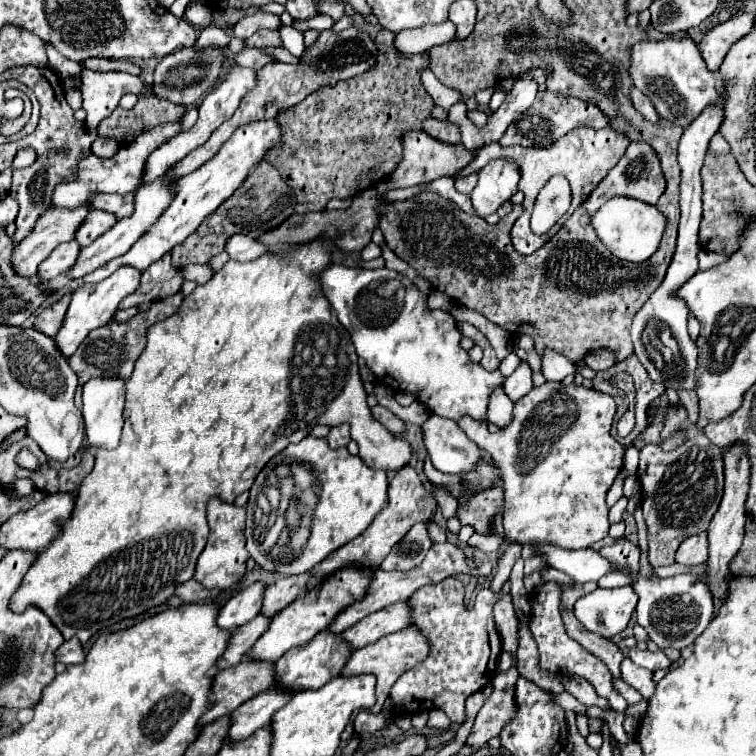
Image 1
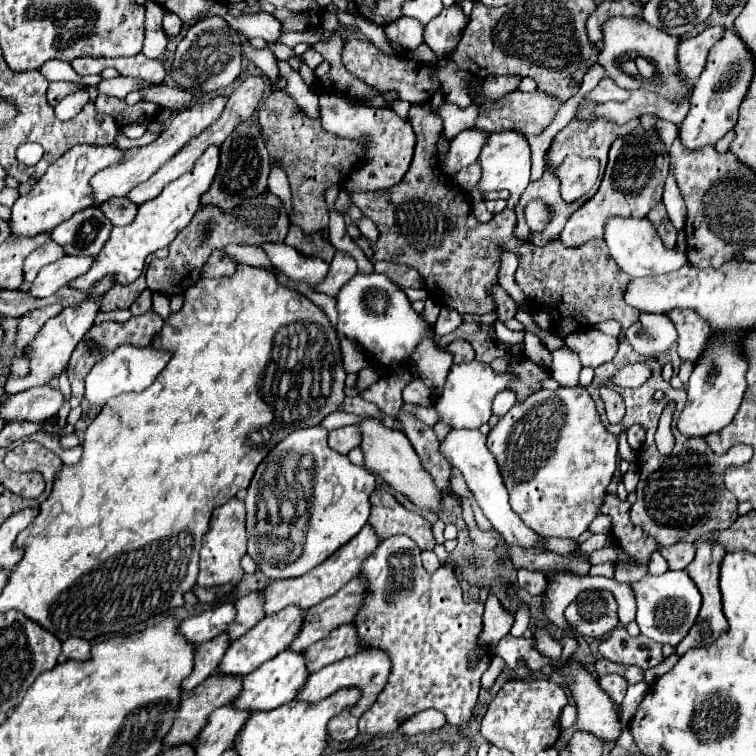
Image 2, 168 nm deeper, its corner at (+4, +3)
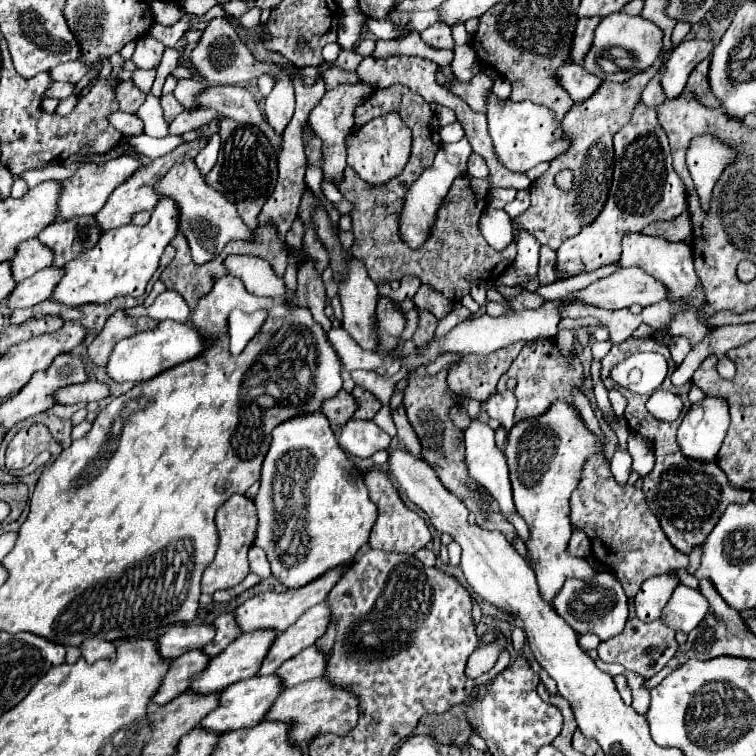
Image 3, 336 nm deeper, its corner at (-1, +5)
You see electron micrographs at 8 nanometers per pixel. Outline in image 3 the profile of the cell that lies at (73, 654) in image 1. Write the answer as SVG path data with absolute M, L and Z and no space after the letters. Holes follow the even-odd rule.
M87 638L83 644L81 644L81 654L87 662L95 662L95 660L101 660L101 658L107 658L107 660L115 660L115 650L117 646L113 642L107 642L103 638Z

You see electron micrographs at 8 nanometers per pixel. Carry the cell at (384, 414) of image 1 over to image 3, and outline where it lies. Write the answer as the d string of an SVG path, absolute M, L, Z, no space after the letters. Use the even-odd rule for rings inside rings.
M339 390L331 400L325 400L321 404L321 412L327 416L331 424L337 424L337 426L345 424L355 410L357 410L357 402L345 390Z

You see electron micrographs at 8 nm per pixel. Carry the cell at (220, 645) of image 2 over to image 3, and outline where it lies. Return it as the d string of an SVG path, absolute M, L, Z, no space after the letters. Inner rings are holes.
M191 650L175 660L171 660L167 674L161 680L159 692L151 698L151 704L155 706L163 706L169 700L173 700L175 696L187 692L191 676L195 672L201 672L209 662L209 656L205 656L201 650Z

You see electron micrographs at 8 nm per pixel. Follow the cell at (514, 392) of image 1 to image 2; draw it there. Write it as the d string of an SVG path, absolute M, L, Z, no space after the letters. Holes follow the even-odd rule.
M504 390L502 394L498 394L498 396L494 398L492 412L494 412L496 416L504 416L514 404L516 404L516 394L514 394L514 390Z

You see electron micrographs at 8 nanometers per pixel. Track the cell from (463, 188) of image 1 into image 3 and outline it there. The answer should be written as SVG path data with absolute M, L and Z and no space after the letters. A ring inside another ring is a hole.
M471 154L471 160L467 162L469 176L473 178L487 178L487 164L479 154Z

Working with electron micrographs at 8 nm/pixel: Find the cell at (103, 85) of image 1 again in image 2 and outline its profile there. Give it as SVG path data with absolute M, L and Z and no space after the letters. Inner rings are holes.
M150 84L150 86L140 88L138 92L142 94L146 102L160 104L162 108L184 108L192 98L192 92L172 88L168 84Z

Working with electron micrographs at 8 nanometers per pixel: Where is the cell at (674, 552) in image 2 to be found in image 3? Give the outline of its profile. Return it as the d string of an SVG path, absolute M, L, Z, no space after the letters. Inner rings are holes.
M605 452L589 456L583 464L581 482L571 494L571 524L583 530L591 540L595 558L609 568L623 584L629 600L635 598L639 586L651 578L671 570L687 568L689 558L669 544L657 516L647 508L643 490L631 484L617 484Z

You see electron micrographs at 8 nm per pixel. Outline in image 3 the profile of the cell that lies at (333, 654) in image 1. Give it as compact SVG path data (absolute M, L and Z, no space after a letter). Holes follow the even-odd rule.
M271 674L271 676L253 676L253 678L241 680L237 684L231 684L229 688L225 688L219 694L219 706L213 712L209 712L199 722L199 726L203 726L203 730L221 732L221 734L229 732L229 730L237 730L237 728L251 728L251 726L261 722L261 718L271 708L271 704L279 696L279 692L281 692L281 682L275 674Z

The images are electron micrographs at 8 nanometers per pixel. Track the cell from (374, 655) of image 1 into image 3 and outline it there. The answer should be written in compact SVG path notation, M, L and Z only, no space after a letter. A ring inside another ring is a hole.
M315 678L303 684L297 684L293 688L285 688L275 704L267 710L267 716L263 720L275 720L275 722L285 722L289 724L289 740L295 746L305 746L311 736L317 732L337 732L339 736L347 734L351 728L355 728L357 718L359 718L359 708L357 708L355 696L341 688L331 688L331 684L323 678Z

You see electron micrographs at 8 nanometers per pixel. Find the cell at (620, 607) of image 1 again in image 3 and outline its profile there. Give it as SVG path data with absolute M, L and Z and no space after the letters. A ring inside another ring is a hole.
M597 572L589 580L567 580L563 588L553 598L555 612L577 632L577 634L597 634L599 640L609 640L623 632L629 612L629 600L623 586L611 572Z

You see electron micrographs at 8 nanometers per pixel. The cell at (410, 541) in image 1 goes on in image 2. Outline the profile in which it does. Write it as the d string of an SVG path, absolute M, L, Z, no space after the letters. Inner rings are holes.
M404 534L382 540L374 554L362 564L362 574L368 578L368 594L362 610L354 620L358 626L358 636L362 636L362 642L366 642L366 646L376 646L390 654L392 672L374 706L358 720L359 733L372 736L390 734L404 720L428 708L444 712L448 724L452 726L466 724L472 718L474 706L478 702L480 676L490 666L488 656L482 656L474 664L470 662L470 654L478 648L478 636L482 632L484 604L480 601L466 603L462 600L462 588L451 567L442 565L436 572L428 574L422 568L418 546L414 546L414 540L406 538Z

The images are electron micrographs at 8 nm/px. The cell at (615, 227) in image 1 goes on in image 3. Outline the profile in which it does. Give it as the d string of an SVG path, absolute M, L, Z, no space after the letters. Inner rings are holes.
M629 234L623 238L623 254L621 254L619 265L609 265L593 271L595 281L609 276L625 266L639 266L647 274L651 274L657 280L661 280L663 284L667 284L667 296L681 302L683 306L699 310L705 304L705 294L703 294L703 288L695 274L695 268L693 268L691 248L687 248L687 244L683 244L683 242L665 242L661 238L653 238L653 236L645 236L645 234Z

